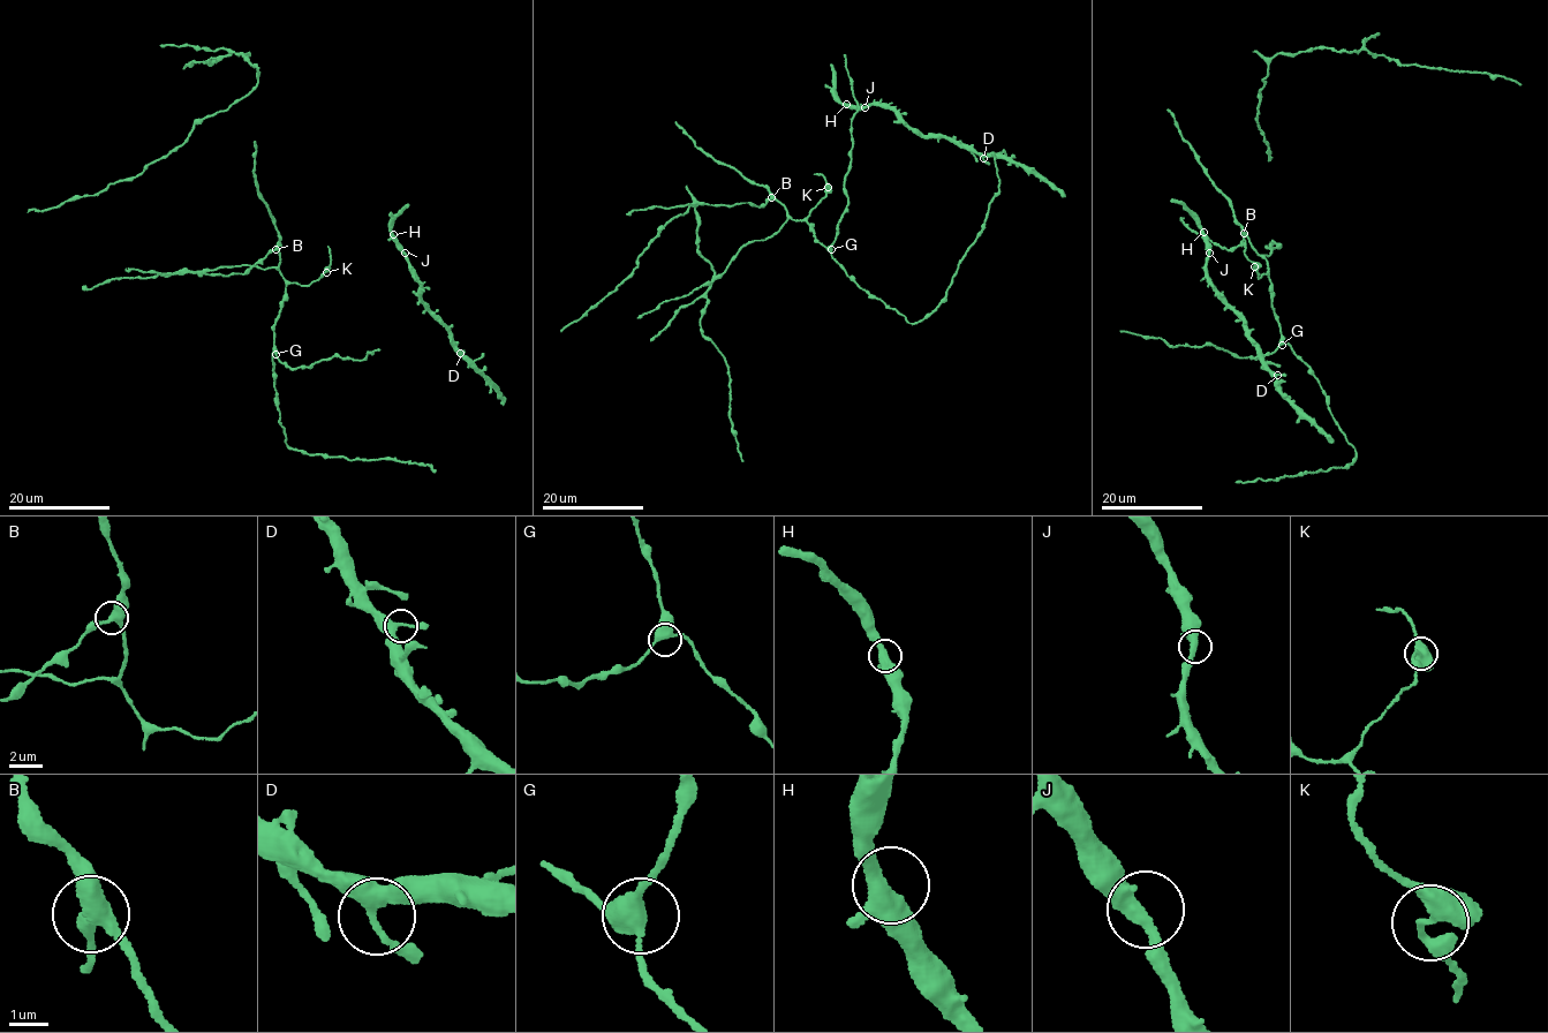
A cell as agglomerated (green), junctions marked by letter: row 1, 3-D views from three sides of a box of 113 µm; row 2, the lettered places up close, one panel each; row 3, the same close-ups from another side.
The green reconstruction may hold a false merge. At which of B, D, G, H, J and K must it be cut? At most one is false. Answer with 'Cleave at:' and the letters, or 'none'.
Cleave at: none

